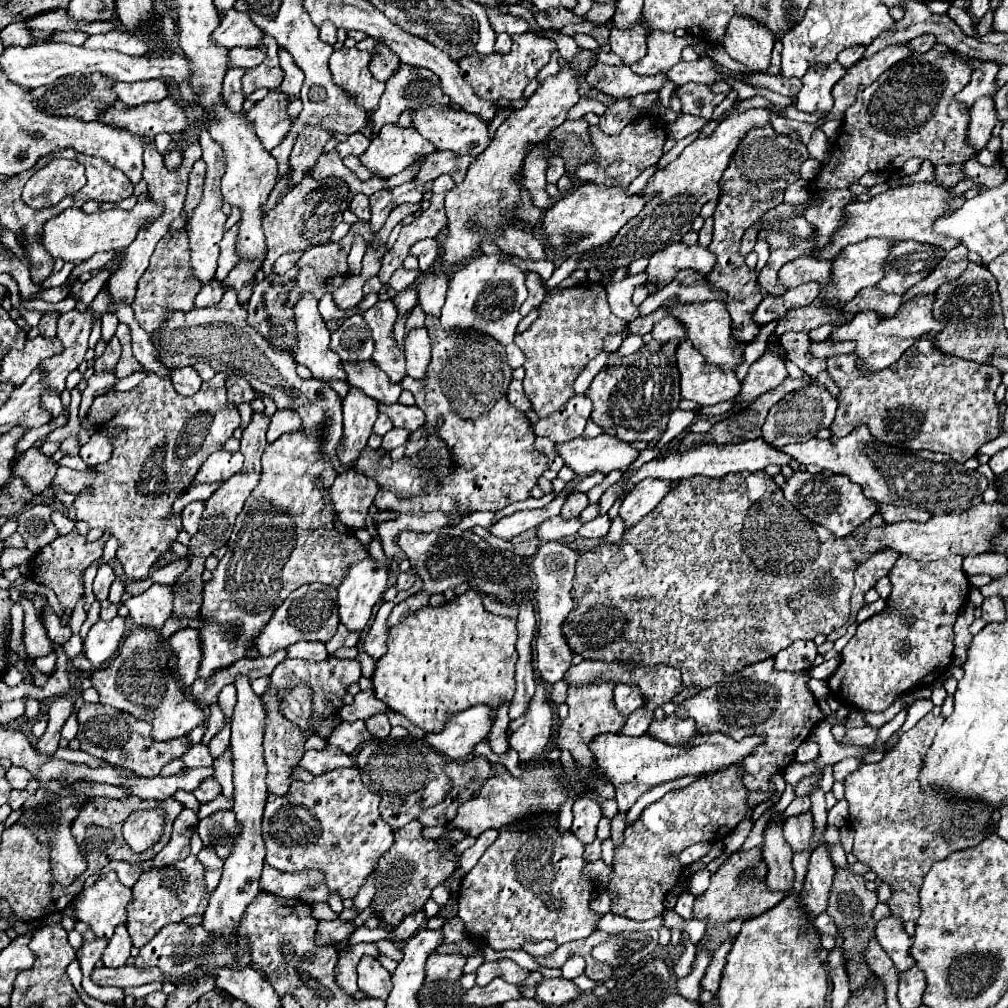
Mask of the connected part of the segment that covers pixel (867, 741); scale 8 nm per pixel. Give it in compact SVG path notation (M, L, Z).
M873 726L853 728L853 730L847 730L847 740L855 746L871 746L877 740L877 732L879 728L873 728Z

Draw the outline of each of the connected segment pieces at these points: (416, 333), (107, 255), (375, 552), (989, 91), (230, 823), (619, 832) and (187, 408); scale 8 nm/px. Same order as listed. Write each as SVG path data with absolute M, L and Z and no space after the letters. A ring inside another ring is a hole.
M425 328L413 330L405 336L405 358L407 358L407 374L417 380L425 380L429 368L429 352L431 340Z
M100 252L93 255L91 258L81 262L81 264L77 264L73 270L71 270L71 274L69 274L69 278L79 278L83 272L91 272L100 270L106 263L113 259L115 252Z
M373 540L371 544L369 544L369 556L375 560L375 562L379 562L379 564L385 564L387 566L387 556L385 556L385 552L383 552L383 548L381 548L381 542L379 540Z
M983 62L983 66L973 72L971 82L959 94L955 94L955 100L965 104L967 108L971 108L979 98L993 96L997 90L997 84L995 84L997 70L999 68L995 62Z
M219 810L203 818L197 826L197 832L205 846L215 846L217 856L225 858L231 852L229 848L233 846L233 834L239 832L239 826L231 810Z
M618 812L611 820L611 838L615 846L621 844L623 840L623 830L626 827L626 814Z
M153 372L131 392L115 392L115 394L97 396L87 412L89 424L105 432L113 432L119 426L123 428L119 436L111 438L113 456L109 458L109 462L87 468L83 472L77 472L71 468L59 468L57 476L44 491L47 496L54 495L56 490L74 493L76 498L73 507L77 519L87 522L89 528L103 528L111 536L119 538L121 548L117 550L117 558L121 560L125 574L133 580L147 578L149 568L155 564L155 560L163 552L169 550L169 542L177 538L181 530L181 518L171 514L173 500L191 486L195 472L201 468L207 456L221 450L223 444L233 436L235 428L241 424L237 406L231 404L225 394L223 380L227 376L223 372L217 373L211 382L203 382L201 390L195 396L179 396L177 402L171 402L171 380L159 378ZM83 486L91 486L93 494L83 494Z

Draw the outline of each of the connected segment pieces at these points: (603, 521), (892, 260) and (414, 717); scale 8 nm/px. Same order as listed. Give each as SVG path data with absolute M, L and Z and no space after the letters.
M601 514L597 516L595 520L589 520L581 526L581 530L577 532L577 536L583 536L583 538L603 538L607 532L609 532L609 516L607 514Z
M901 242L897 246L891 248L889 252L889 260L885 260L885 268L883 268L883 280L877 284L877 288L881 288L883 292L893 292L893 294L903 294L909 286L917 284L919 280L923 280L937 264L939 260L945 256L945 250L935 248L931 244L921 244L921 242Z
M473 590L463 592L443 606L419 608L417 612L409 614L401 624L397 624L397 628L389 630L389 650L383 658L377 660L373 672L373 692L391 710L407 716L425 732L441 732L453 712L463 712L475 704L489 704L497 710L499 702L511 700L515 692L515 624L517 620L513 618L487 612L481 594Z

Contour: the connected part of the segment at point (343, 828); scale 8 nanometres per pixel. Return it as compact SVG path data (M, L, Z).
M341 768L311 782L295 780L285 796L269 794L263 814L263 840L267 848L267 864L279 872L295 872L303 868L319 868L325 872L325 884L343 900L353 898L365 876L375 868L377 860L393 846L393 830L379 816L379 796L369 792L361 782L359 768Z

